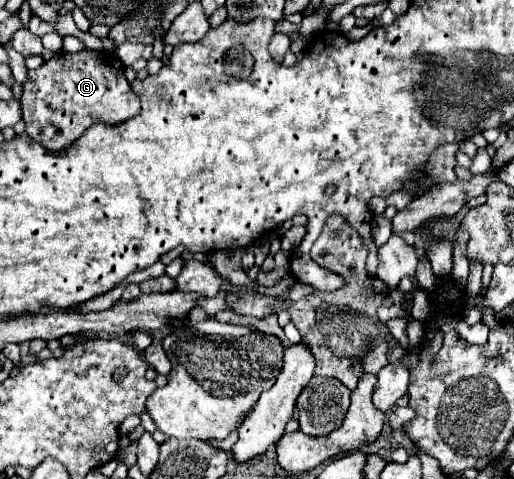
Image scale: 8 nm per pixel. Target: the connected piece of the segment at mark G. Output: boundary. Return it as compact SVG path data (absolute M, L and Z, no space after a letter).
M87 49L79 53L55 53L39 69L27 71L29 79L21 85L23 87L21 111L23 111L23 121L27 125L29 137L41 143L47 151L63 151L75 139L79 139L81 133L93 123L117 125L117 123L123 123L139 115L141 111L139 97L133 93L131 85L127 83L123 69L125 69L123 63L117 59L113 51L89 51Z

